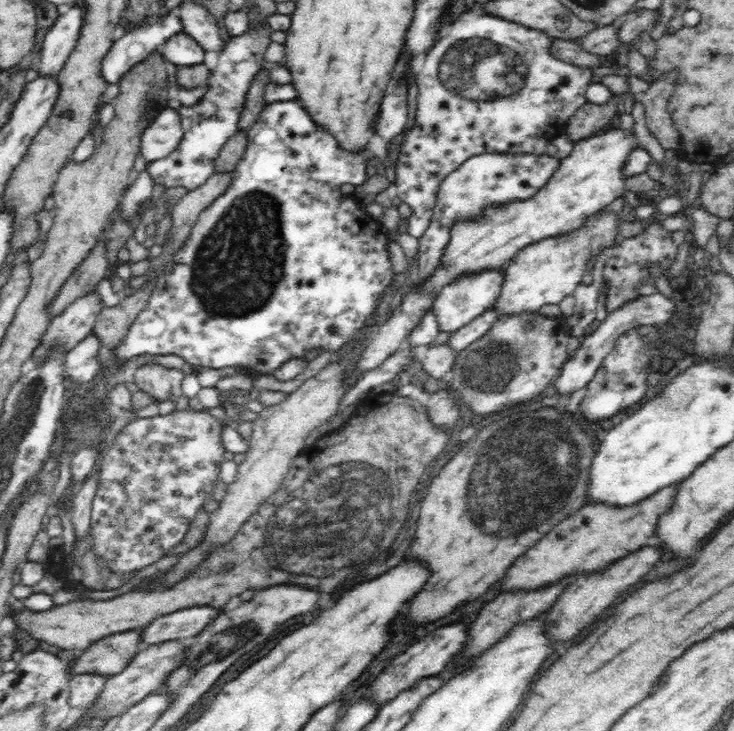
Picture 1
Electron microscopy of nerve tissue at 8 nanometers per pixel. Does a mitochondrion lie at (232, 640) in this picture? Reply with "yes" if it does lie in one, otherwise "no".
yes

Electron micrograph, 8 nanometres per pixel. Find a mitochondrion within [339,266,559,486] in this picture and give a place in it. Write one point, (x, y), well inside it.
(490, 375)

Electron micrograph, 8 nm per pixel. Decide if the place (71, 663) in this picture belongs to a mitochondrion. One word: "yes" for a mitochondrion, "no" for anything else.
no

